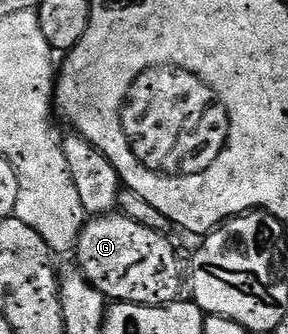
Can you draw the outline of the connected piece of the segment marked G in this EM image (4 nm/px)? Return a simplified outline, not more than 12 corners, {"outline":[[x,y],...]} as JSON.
{"outline":[[121,214],[78,235],[77,267],[107,301],[172,304],[169,235]]}

